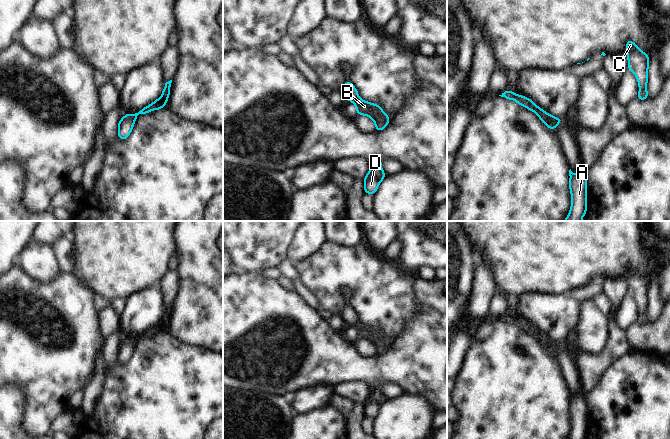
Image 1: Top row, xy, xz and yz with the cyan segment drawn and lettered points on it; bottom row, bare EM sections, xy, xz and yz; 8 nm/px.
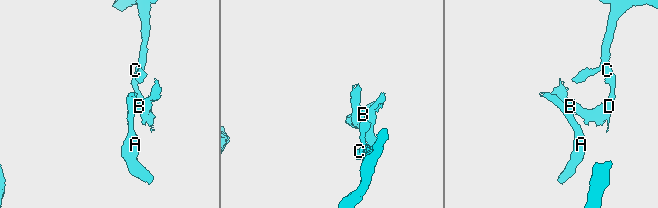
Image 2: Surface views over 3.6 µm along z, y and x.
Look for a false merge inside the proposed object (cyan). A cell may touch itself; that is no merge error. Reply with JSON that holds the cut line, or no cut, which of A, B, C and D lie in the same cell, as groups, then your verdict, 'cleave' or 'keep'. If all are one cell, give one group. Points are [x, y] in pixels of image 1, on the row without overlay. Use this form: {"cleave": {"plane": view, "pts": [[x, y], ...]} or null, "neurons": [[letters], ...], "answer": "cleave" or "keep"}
{"cleave": {"plane": "yz", "pts": [[548, 338], [548, 344], [554, 352]]}, "neurons": [["A"], ["B", "C", "D"]], "answer": "cleave"}

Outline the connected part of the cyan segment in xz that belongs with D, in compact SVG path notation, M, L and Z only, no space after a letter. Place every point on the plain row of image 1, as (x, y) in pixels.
M374 383L368 398L364 401L364 416L373 419L380 408L386 401L385 396L381 392L384 383Z

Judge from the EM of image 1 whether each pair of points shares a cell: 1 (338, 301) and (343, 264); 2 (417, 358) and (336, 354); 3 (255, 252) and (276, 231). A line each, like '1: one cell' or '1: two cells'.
1: one cell
2: one cell
3: one cell

